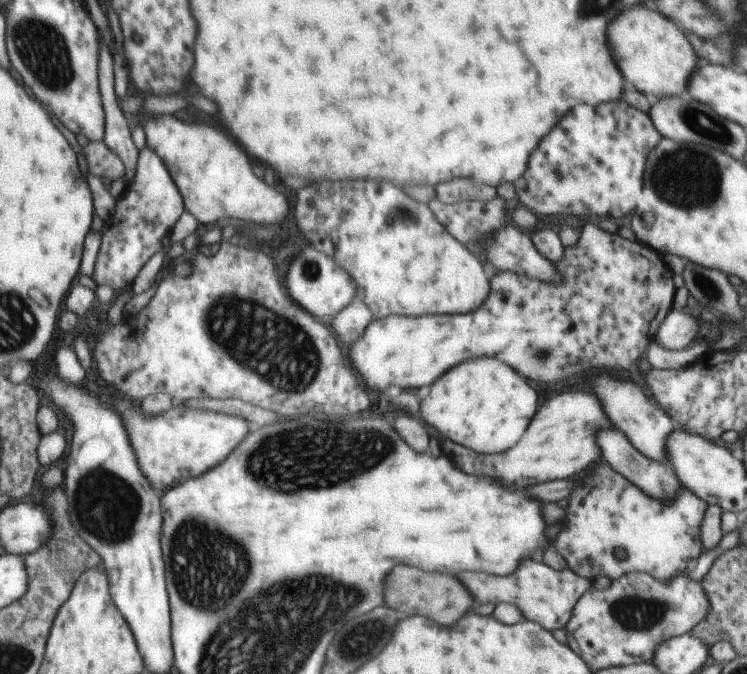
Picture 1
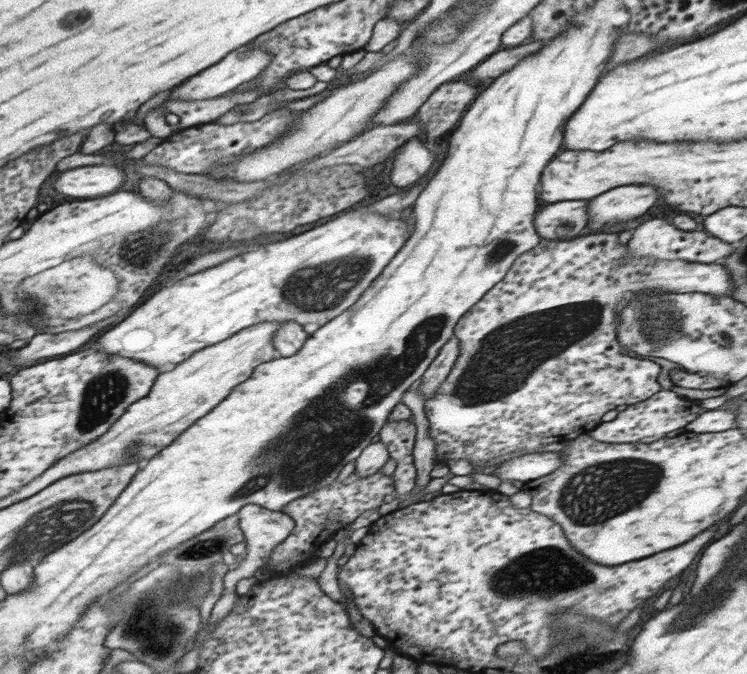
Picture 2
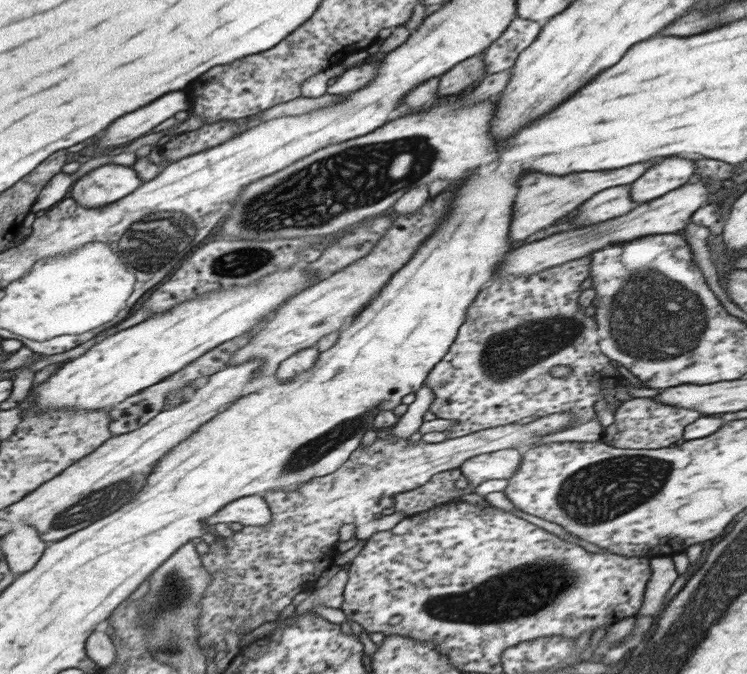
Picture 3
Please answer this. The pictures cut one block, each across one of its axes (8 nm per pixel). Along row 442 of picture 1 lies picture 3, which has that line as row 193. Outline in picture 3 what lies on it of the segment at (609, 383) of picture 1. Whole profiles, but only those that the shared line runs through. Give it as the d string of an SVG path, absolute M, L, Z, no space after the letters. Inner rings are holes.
M678 156L664 158L660 164L654 164L632 184L632 190L630 190L632 200L648 202L648 200L660 198L666 192L686 184L694 174L694 170L696 170L694 160L678 158Z

